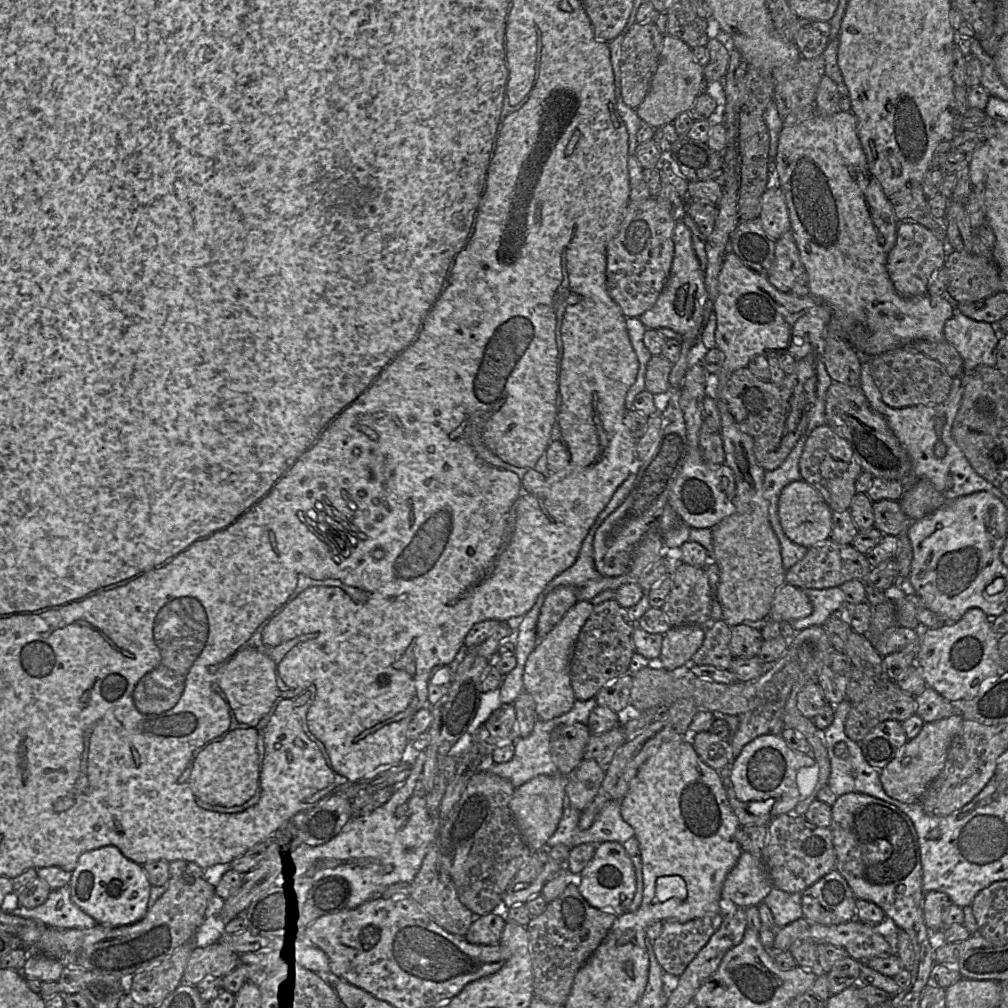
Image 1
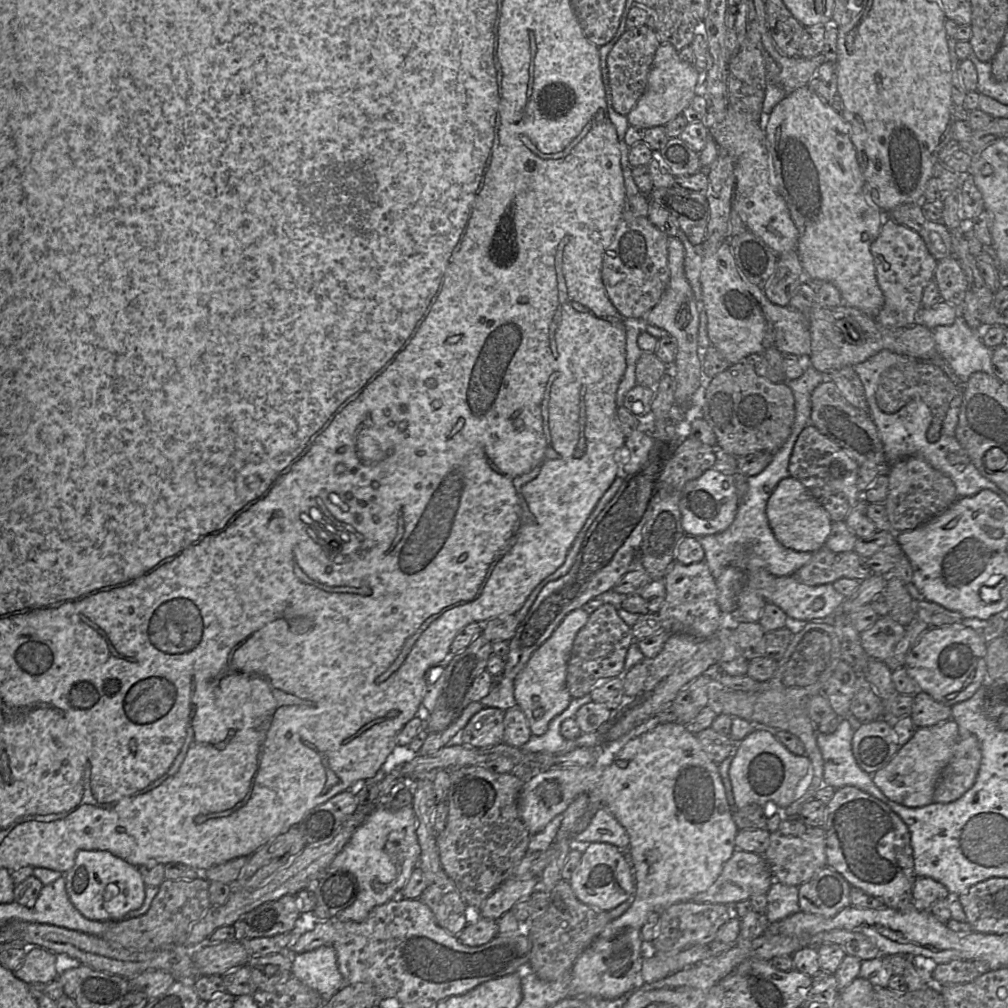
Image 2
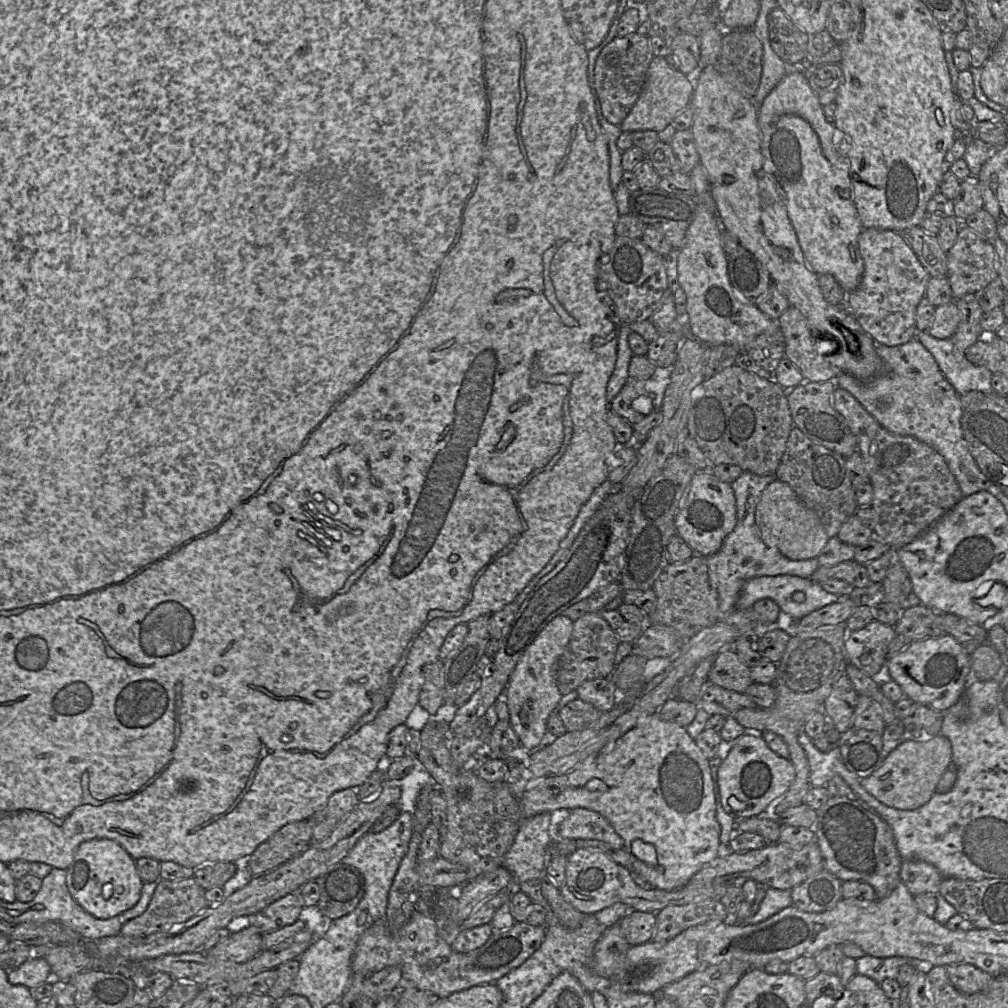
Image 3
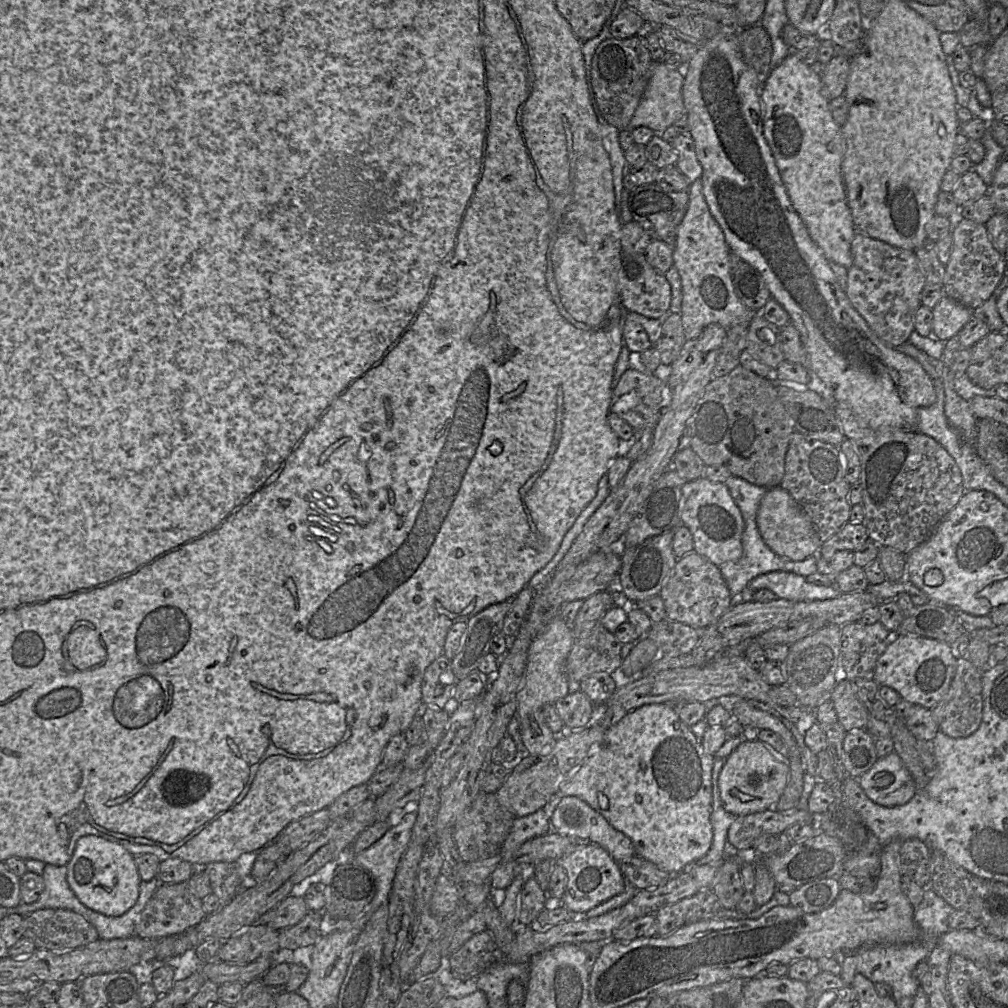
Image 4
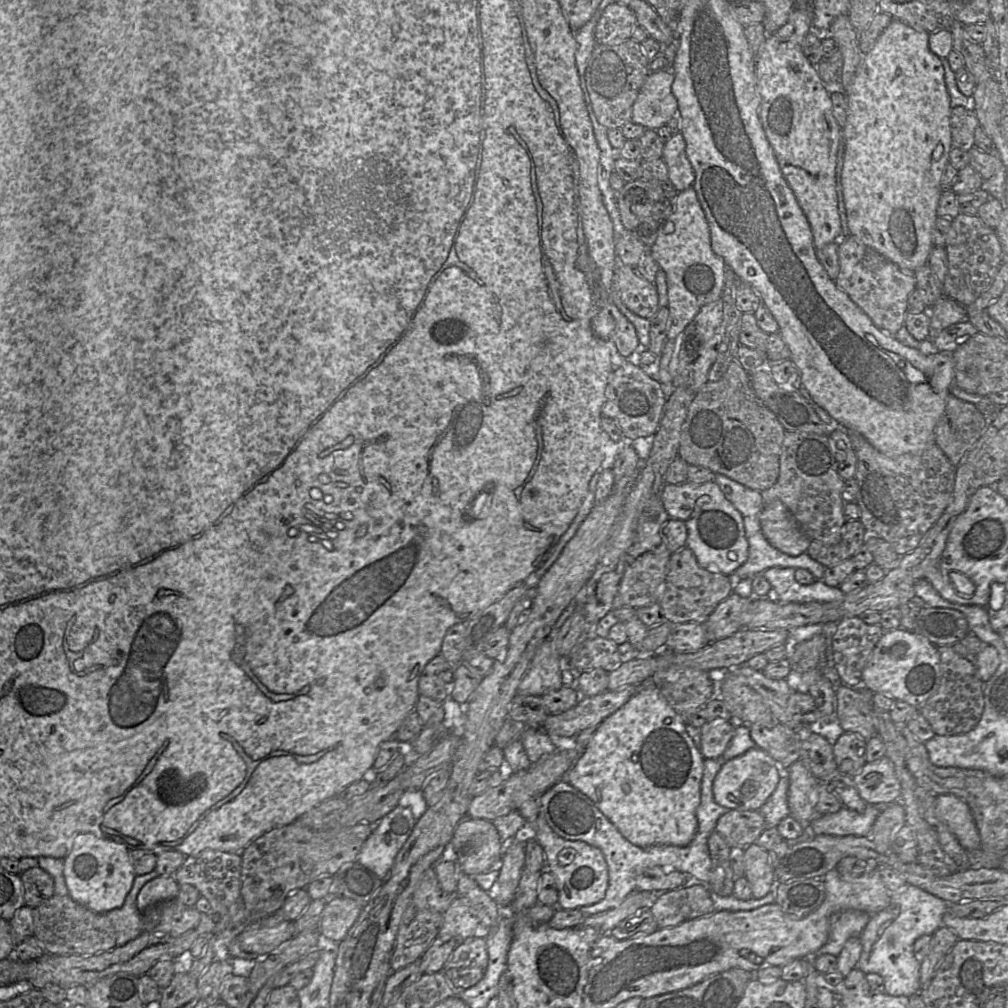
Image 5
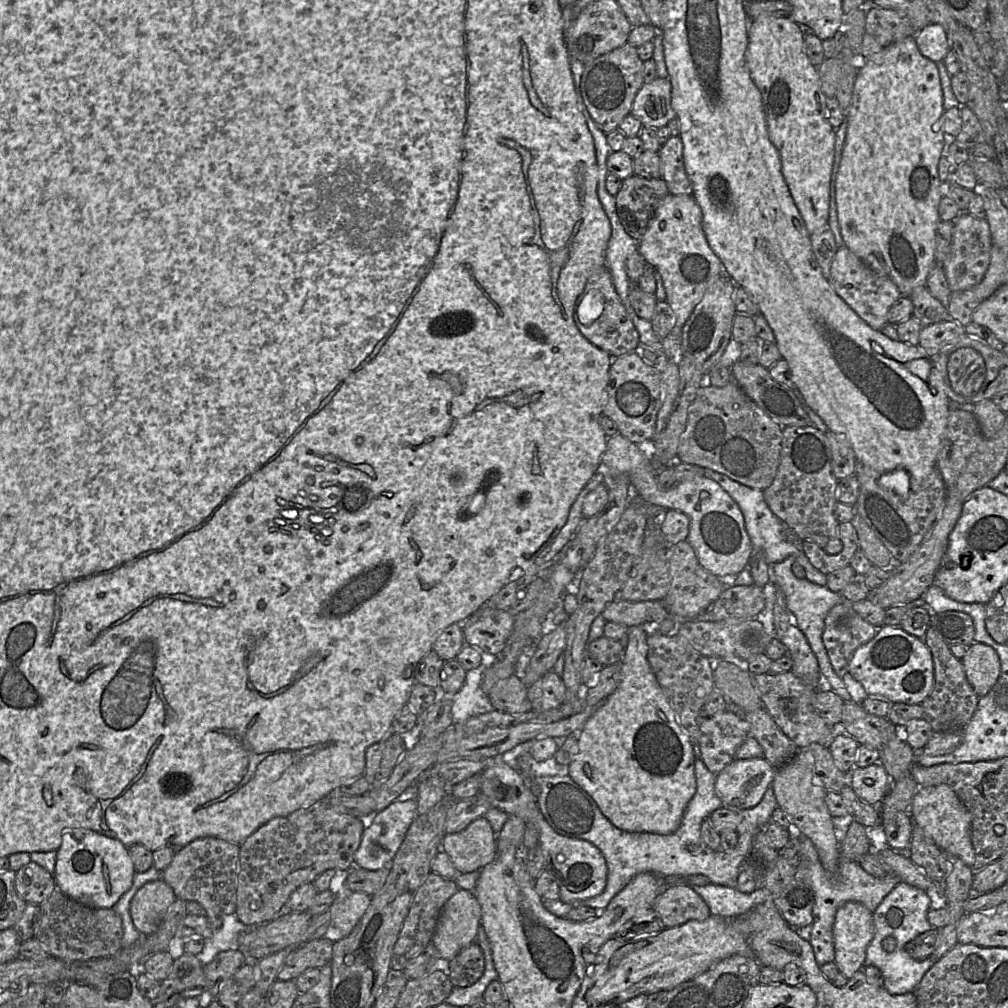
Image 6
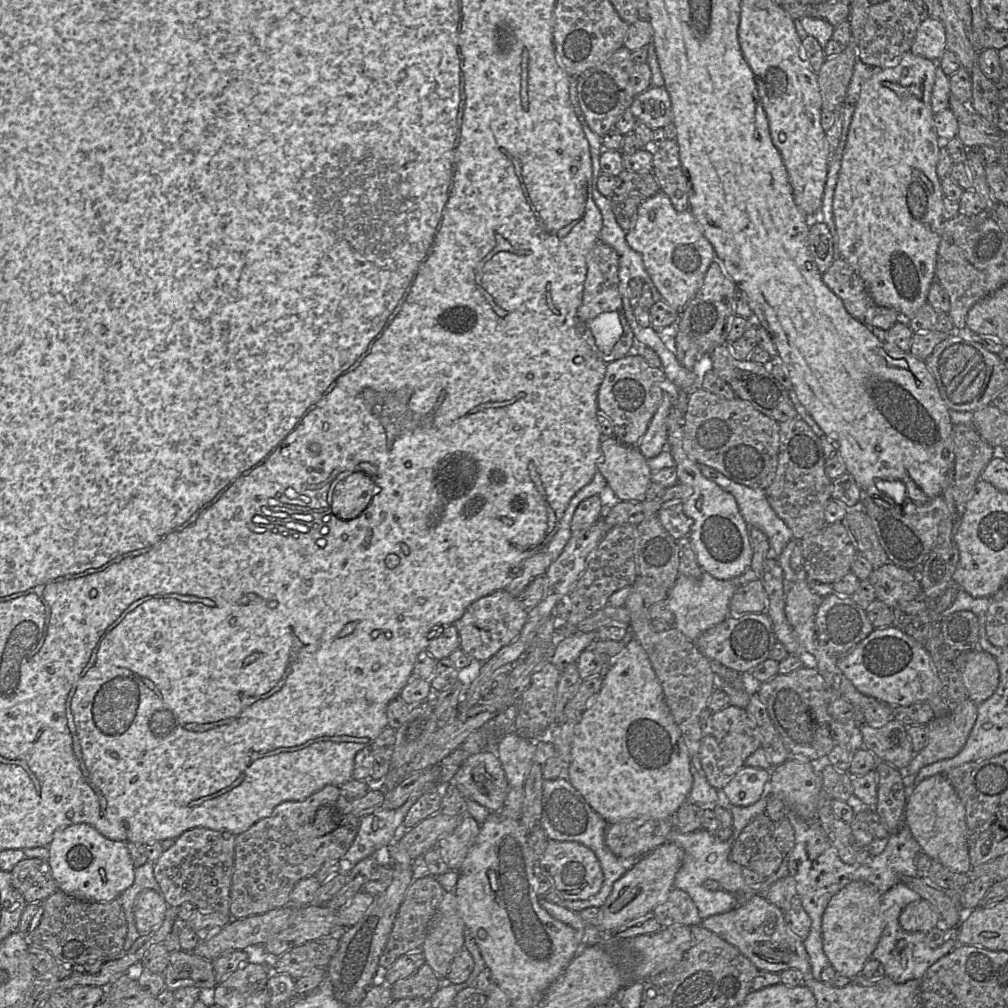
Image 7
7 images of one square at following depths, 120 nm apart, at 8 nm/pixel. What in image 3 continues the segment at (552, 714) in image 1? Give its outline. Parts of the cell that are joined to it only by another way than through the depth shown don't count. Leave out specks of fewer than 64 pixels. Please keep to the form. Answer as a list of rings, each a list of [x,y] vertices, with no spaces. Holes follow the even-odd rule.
[[[563,615],[550,621],[519,660],[506,687],[509,722],[520,744],[527,750],[540,745],[548,731],[547,719],[562,698],[556,681],[557,664],[570,641],[573,627],[574,622]]]

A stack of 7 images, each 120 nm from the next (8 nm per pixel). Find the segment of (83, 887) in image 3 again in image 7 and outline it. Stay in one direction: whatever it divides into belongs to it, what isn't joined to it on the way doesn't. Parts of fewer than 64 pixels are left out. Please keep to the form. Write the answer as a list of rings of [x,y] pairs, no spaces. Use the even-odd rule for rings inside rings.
[[[74,824],[58,830],[48,847],[52,875],[59,890],[70,896],[111,902],[134,883],[136,868],[126,843],[105,837],[89,824]]]

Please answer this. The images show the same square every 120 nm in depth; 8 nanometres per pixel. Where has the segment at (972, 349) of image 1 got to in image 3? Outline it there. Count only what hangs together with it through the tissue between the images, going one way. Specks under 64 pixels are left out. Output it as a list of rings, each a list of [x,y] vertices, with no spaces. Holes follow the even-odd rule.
[[[917,332],[915,336],[933,355],[941,372],[959,395],[970,391],[979,391],[984,394],[992,393],[992,372],[985,365],[975,365],[968,361],[965,354],[961,354],[954,347],[952,338],[937,339],[928,332]]]

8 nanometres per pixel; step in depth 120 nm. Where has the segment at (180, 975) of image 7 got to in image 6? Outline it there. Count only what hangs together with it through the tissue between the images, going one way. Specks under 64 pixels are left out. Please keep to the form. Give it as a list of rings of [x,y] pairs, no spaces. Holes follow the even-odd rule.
[[[184,953],[174,960],[168,977],[161,982],[155,1002],[167,1001],[171,996],[198,997],[209,990],[209,981],[204,974],[204,965],[196,955]]]

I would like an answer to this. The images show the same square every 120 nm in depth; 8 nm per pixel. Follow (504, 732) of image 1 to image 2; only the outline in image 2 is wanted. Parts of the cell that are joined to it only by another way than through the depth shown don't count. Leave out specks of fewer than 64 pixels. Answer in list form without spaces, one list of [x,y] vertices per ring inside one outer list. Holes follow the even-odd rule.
[[[483,708],[462,729],[463,745],[489,748],[503,743],[505,711]]]

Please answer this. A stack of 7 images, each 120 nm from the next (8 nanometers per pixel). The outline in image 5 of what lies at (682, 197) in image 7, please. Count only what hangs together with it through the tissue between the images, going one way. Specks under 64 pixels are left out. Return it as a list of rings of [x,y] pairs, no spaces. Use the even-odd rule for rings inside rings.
[[[681,133],[672,135],[662,150],[662,159],[668,169],[668,182],[682,192],[693,185],[695,174],[685,152],[685,140]]]

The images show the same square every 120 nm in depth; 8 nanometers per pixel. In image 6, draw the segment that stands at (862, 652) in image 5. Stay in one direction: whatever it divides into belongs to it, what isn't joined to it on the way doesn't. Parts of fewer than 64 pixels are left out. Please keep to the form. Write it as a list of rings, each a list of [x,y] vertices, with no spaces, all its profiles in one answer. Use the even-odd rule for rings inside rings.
[[[850,602],[837,604],[828,612],[822,640],[830,663],[840,678],[848,673],[854,651],[876,633],[877,628],[863,620]]]

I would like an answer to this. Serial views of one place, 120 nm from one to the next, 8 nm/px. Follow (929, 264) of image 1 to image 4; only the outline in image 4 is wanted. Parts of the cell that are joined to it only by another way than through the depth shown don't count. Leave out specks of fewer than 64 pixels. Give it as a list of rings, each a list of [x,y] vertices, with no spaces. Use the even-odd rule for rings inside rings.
[[[857,231],[851,243],[851,254],[853,262],[847,270],[845,293],[852,306],[883,342],[894,348],[907,343],[915,330],[915,313],[921,305],[921,292],[926,284],[915,252]]]

